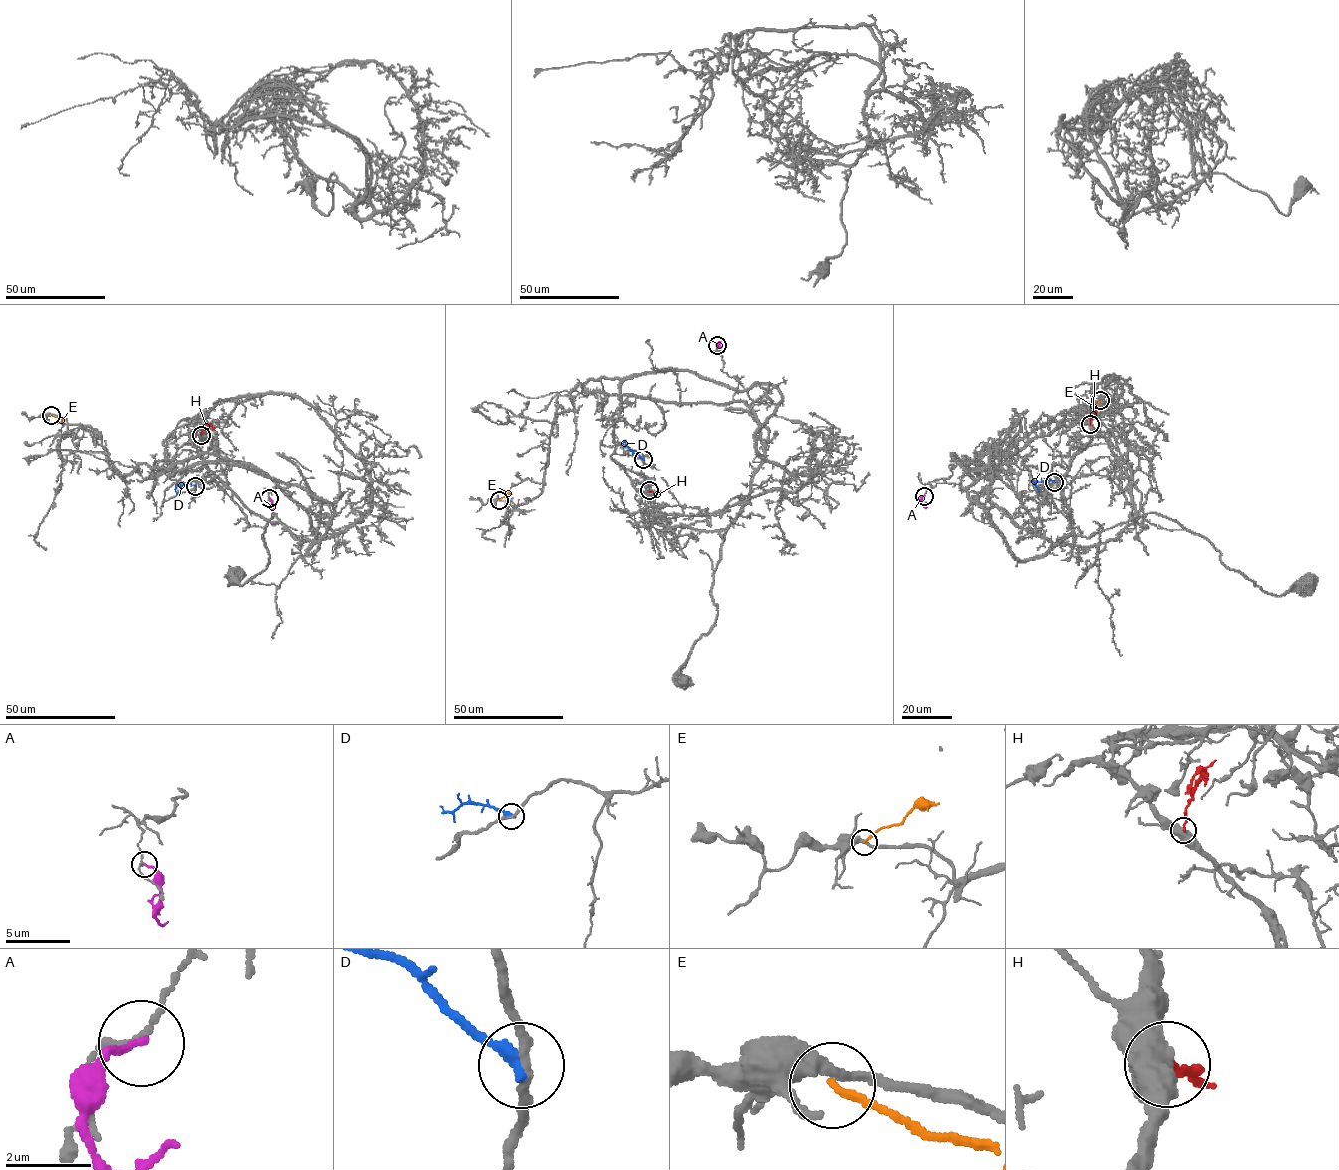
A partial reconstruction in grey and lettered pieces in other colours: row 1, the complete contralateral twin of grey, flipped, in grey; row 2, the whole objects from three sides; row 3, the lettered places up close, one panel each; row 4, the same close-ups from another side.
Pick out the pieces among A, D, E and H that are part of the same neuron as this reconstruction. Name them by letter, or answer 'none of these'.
none of these

